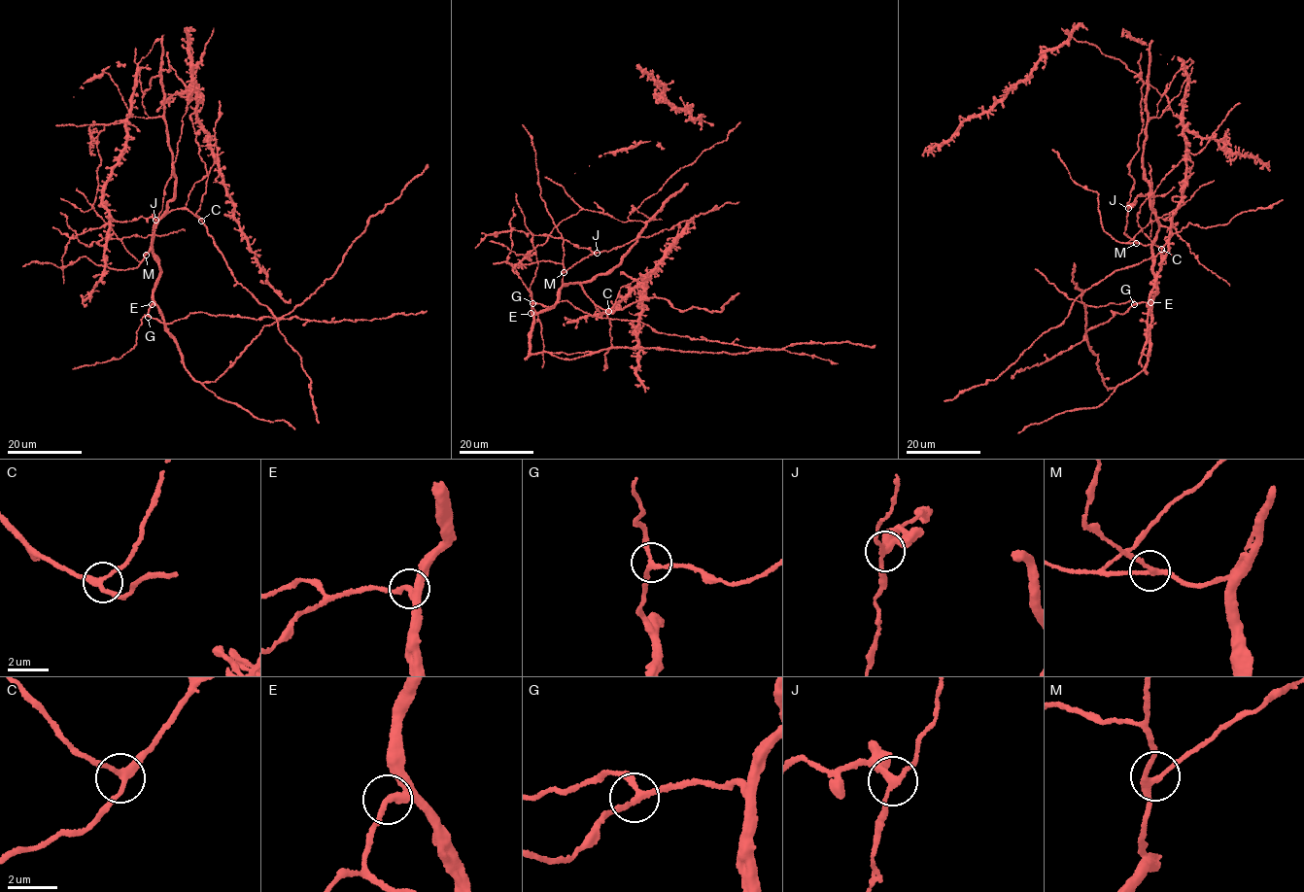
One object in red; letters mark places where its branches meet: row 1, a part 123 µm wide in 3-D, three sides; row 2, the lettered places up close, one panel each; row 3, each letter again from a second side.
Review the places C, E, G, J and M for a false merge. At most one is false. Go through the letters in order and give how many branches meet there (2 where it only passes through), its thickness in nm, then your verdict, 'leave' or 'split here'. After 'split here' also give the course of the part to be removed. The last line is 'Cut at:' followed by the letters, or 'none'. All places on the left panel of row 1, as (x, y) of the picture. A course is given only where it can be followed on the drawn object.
C: 3 | 220 nm | leave
E: 3 | 240 nm | leave
G: 3 | 200 nm | leave
J: 3 | 200 nm | split here | (155, 220), (113, 220), (79, 234), (77, 239), (89, 247), (103, 238), (185, 231)
M: 3 | 220 nm | leave
Cut at: J

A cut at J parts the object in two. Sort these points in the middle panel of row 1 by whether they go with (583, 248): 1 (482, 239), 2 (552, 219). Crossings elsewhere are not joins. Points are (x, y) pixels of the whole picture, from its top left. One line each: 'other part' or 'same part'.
1: same part
2: other part

